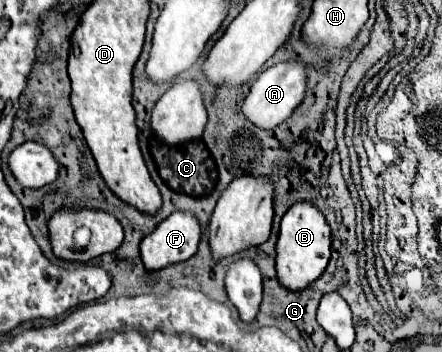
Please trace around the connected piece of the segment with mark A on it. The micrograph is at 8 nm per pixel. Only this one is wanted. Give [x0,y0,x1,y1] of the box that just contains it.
[242,61,306,129]

